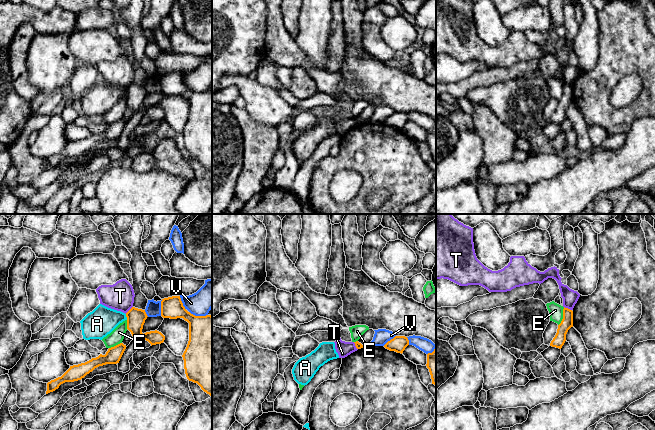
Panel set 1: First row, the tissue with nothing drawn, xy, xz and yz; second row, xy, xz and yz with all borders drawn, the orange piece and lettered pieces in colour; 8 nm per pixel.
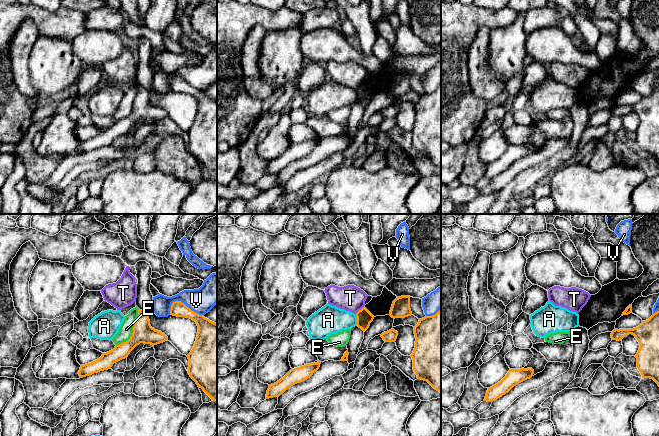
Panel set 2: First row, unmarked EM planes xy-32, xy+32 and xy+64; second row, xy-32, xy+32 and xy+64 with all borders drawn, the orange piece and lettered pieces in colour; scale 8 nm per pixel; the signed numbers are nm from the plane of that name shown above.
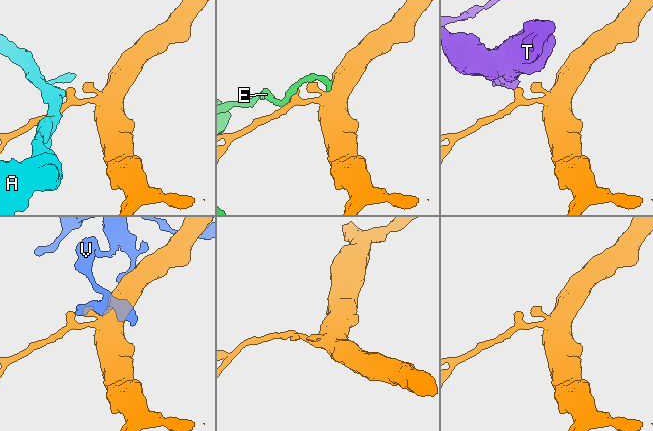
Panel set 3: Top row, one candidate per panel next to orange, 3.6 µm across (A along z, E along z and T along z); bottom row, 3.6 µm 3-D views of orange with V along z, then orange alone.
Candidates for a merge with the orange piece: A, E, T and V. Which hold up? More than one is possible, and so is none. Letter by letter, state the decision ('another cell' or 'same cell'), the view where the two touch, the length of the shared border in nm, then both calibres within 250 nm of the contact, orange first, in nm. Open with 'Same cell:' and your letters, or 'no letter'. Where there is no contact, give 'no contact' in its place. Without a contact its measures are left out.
Same cell: no letter
A: another cell; meets orange in xy; contact 50 nm long; 150 nm thick on the orange side, 220 nm on the other
E: another cell; meets orange in yz; contact 160 nm long; 100 nm thick on the orange side, 110 nm on the other
T: another cell; meets orange in yz; contact 70 nm long; 100 nm thick on the orange side, 130 nm on the other
V: another cell; meets orange in xy; contact 130 nm long; 180 nm thick on the orange side, 130 nm on the other

